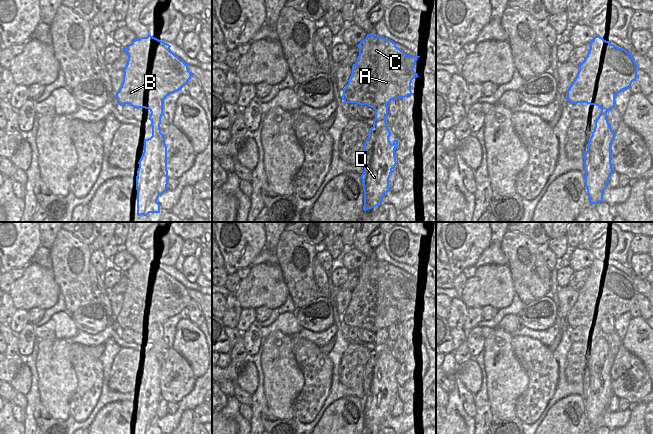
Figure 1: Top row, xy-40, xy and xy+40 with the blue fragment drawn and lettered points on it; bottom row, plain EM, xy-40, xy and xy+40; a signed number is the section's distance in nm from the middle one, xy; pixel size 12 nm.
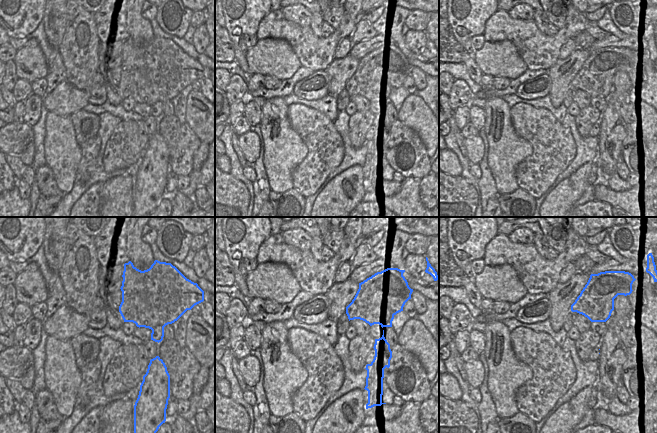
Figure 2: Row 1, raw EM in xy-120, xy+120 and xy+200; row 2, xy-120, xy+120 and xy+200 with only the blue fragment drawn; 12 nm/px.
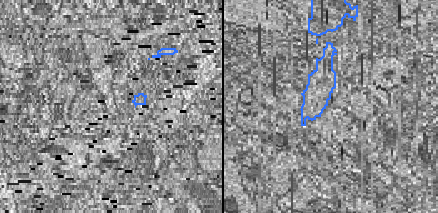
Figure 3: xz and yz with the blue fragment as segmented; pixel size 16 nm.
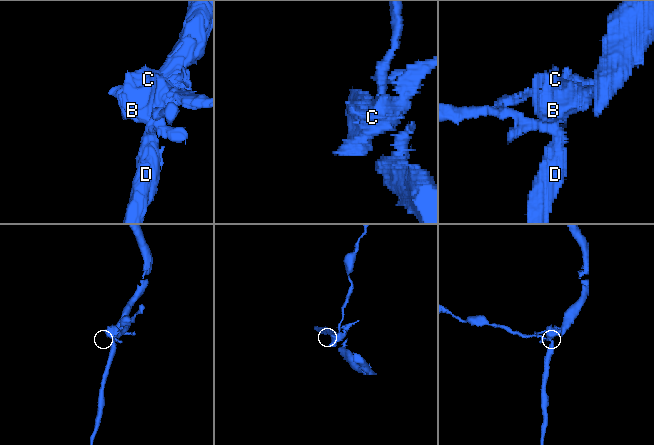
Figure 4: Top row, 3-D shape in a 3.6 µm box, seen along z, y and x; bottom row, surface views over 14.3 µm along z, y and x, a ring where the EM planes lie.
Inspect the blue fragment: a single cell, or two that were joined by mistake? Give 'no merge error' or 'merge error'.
merge error

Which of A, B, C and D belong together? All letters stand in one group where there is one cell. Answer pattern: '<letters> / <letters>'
A B C / D

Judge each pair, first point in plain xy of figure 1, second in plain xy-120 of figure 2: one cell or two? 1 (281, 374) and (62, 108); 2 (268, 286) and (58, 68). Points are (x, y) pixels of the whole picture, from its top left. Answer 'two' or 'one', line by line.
1: two
2: two

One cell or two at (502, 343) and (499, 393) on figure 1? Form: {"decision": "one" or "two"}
{"decision": "one"}

